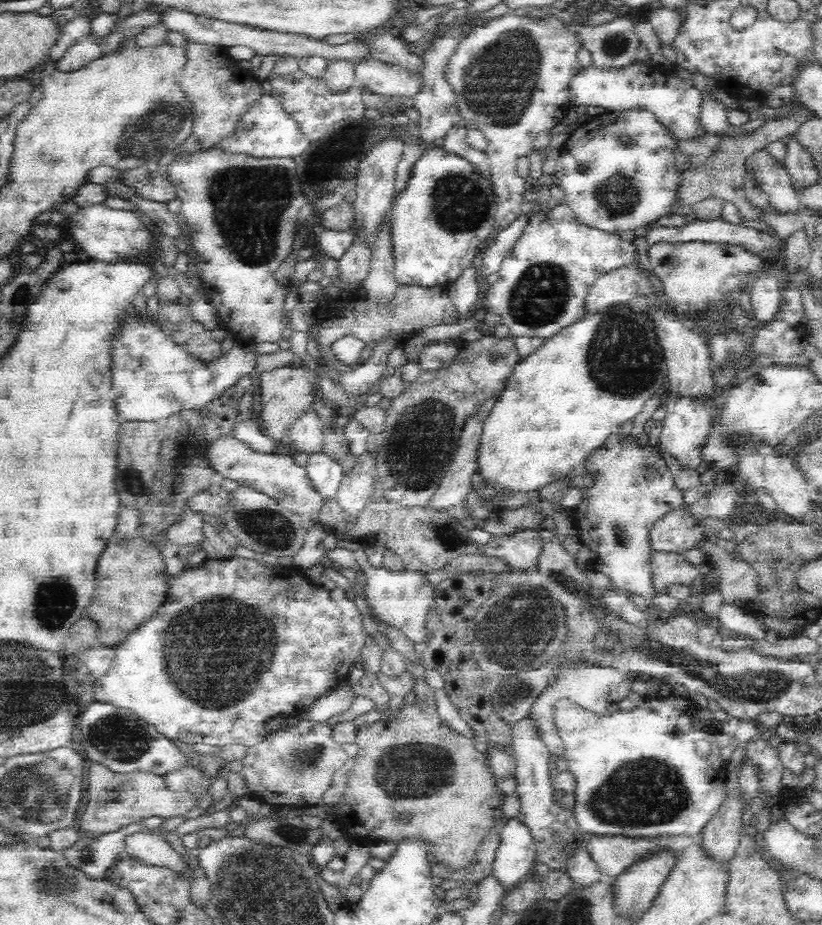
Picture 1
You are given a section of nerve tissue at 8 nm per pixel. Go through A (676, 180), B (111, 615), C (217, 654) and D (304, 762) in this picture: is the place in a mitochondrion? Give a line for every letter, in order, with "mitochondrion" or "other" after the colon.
A: other
B: other
C: mitochondrion
D: mitochondrion

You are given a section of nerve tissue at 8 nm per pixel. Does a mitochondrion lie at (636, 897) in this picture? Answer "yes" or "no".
no

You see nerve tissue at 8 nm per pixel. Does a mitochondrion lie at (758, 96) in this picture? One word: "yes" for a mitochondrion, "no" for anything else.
no

